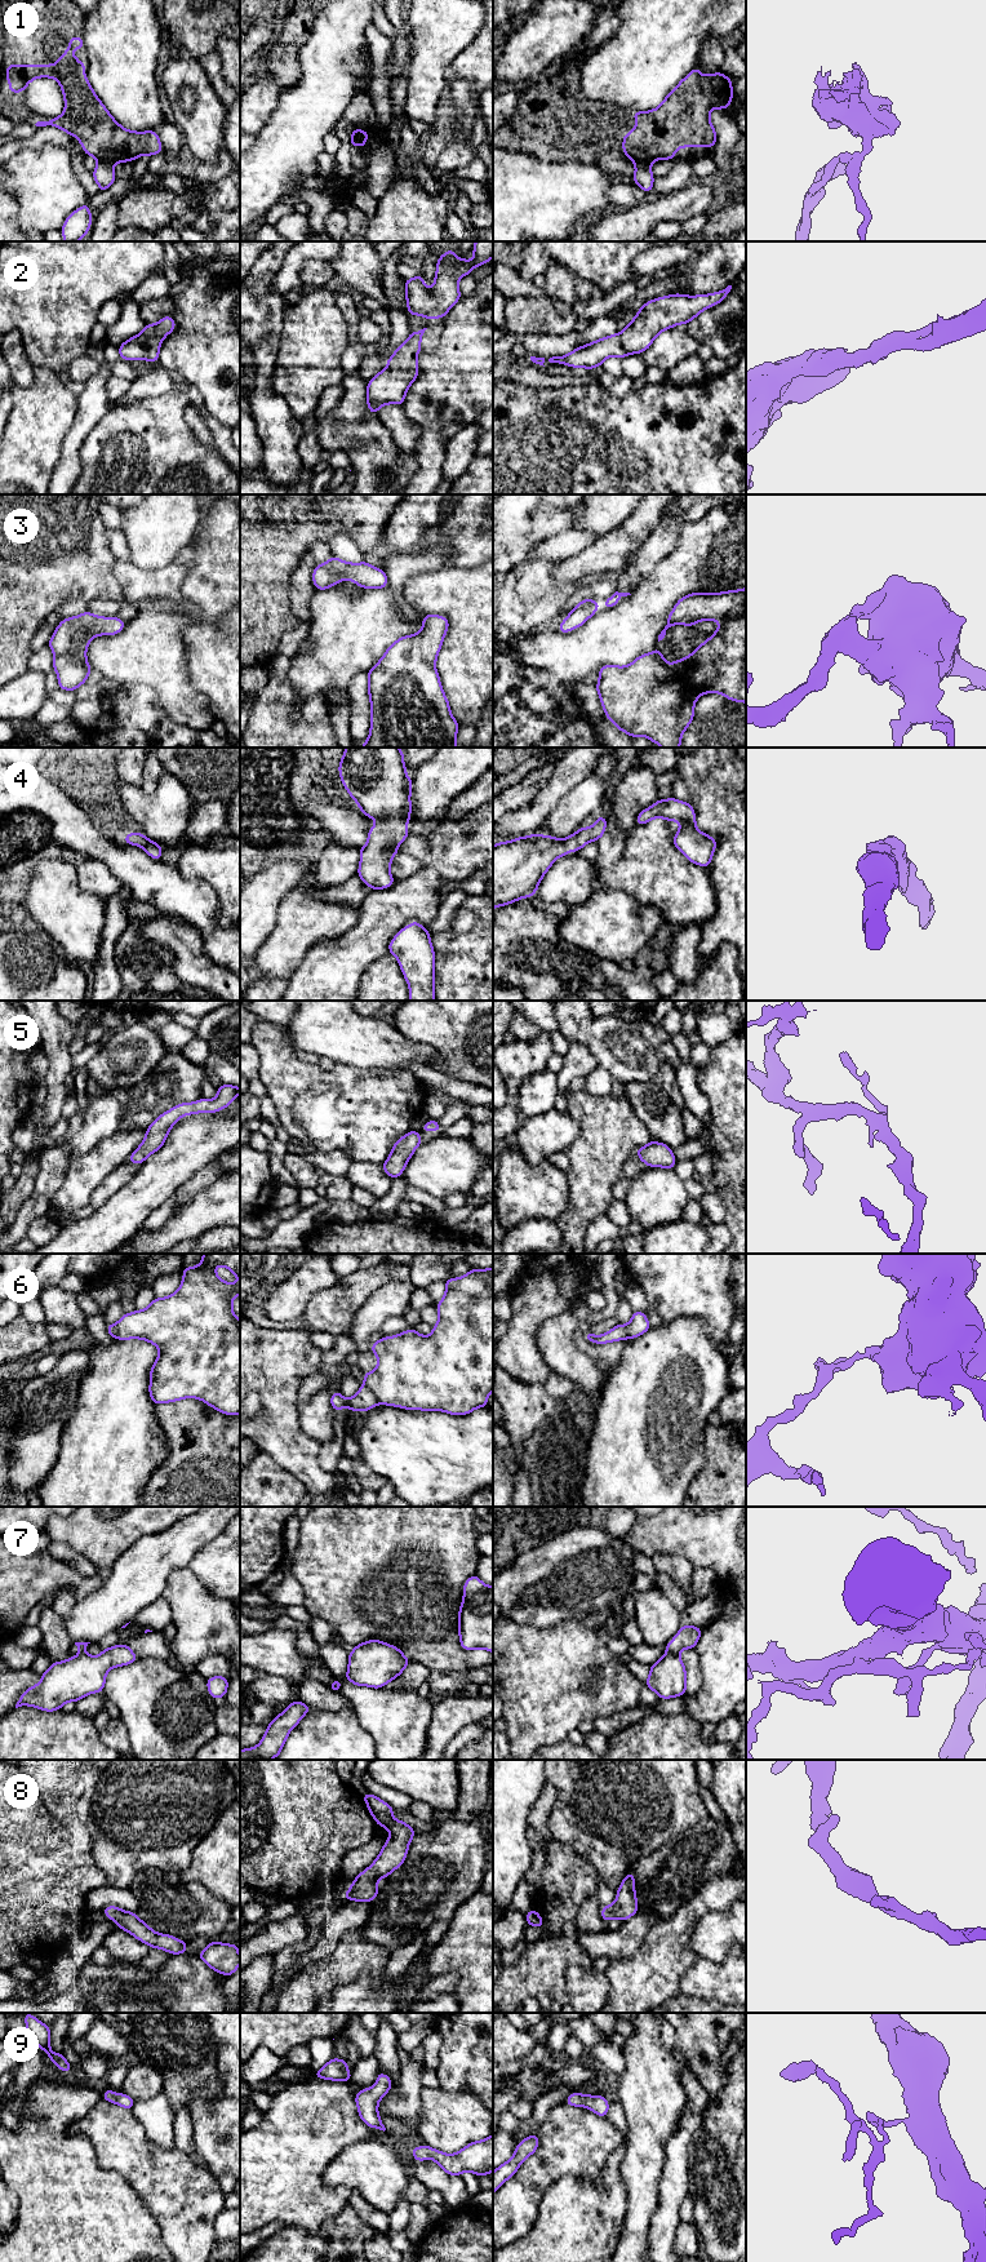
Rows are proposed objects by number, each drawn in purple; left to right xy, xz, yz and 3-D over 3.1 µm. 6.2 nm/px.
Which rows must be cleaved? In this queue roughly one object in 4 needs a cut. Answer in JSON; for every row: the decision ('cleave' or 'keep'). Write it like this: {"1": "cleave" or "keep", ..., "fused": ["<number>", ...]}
{"1": "cleave", "2": "keep", "3": "keep", "4": "keep", "5": "keep", "6": "cleave", "7": "cleave", "8": "keep", "9": "keep", "fused": ["1", "6", "7"]}

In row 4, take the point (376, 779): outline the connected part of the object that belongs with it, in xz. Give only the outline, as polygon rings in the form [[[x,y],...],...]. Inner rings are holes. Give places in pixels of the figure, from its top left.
[[[346,748],[338,766],[342,785],[357,803],[360,811],[377,824],[368,831],[368,843],[360,847],[357,875],[372,891],[388,888],[395,879],[390,873],[397,846],[409,835],[407,822],[410,816],[413,780],[407,776],[404,751],[399,748]]]

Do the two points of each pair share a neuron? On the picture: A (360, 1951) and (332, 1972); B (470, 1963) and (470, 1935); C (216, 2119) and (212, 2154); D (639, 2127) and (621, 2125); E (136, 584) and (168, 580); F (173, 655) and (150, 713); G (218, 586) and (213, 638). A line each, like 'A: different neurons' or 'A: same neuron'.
A: same neuron
B: same neuron
C: same neuron
D: different neurons
E: same neuron
F: different neurons
G: different neurons

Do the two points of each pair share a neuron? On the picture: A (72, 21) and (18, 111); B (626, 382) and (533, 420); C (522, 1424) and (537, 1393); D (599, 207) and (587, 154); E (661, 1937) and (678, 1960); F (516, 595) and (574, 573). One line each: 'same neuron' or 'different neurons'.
A: same neuron
B: different neurons
C: same neuron
D: different neurons
E: same neuron
F: different neurons

